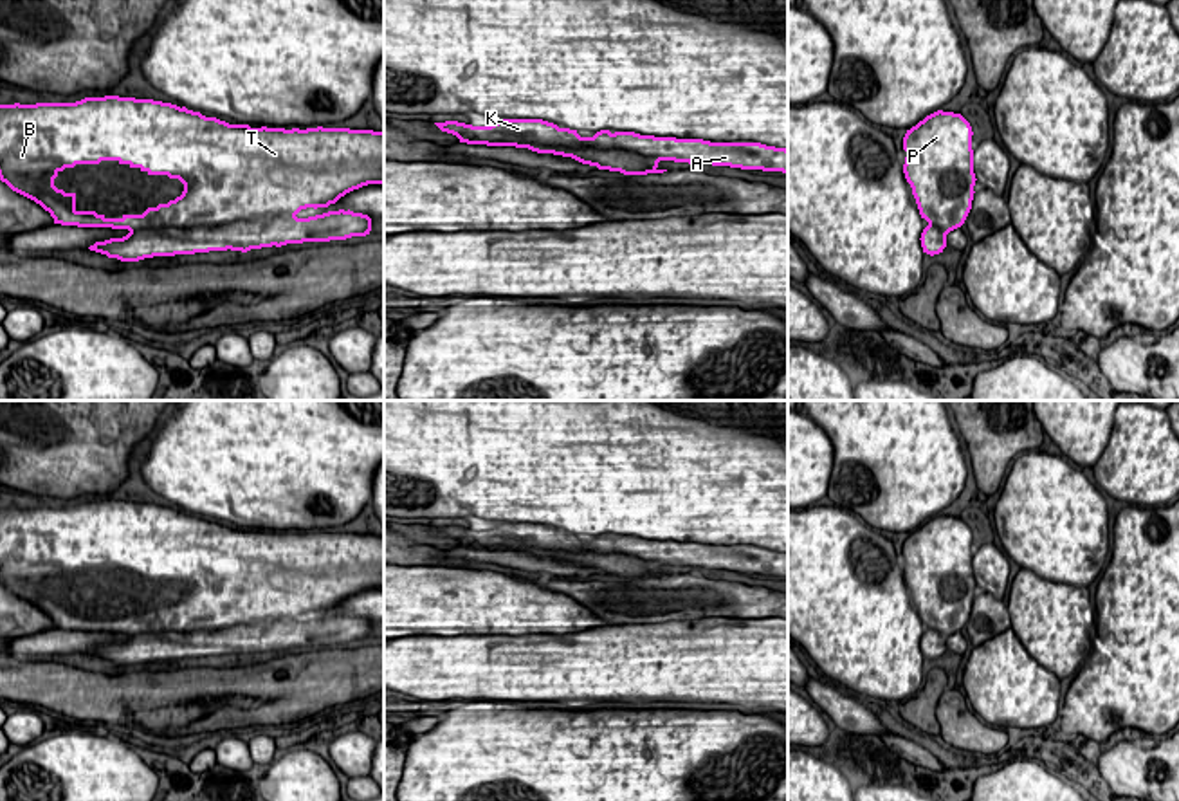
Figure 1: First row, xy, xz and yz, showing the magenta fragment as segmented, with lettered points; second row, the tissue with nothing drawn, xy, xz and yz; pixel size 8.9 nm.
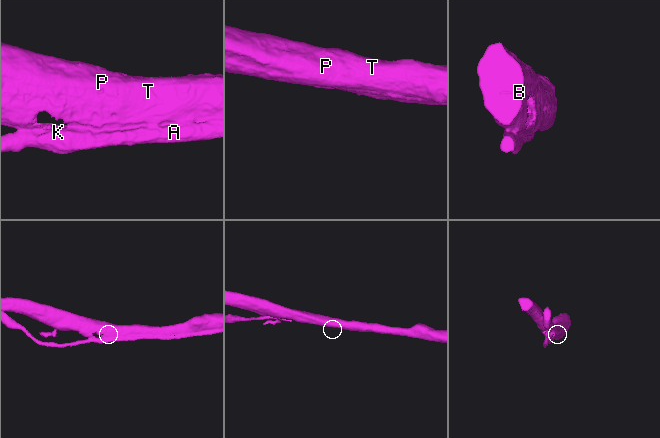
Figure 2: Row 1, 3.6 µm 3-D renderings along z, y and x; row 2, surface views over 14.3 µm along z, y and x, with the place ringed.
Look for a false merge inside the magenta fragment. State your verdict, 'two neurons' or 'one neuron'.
two neurons

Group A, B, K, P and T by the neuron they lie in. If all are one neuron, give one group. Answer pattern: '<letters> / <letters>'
A K / B P T

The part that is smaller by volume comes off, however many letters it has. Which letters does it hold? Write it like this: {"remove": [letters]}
{"remove": ["A", "K"]}

